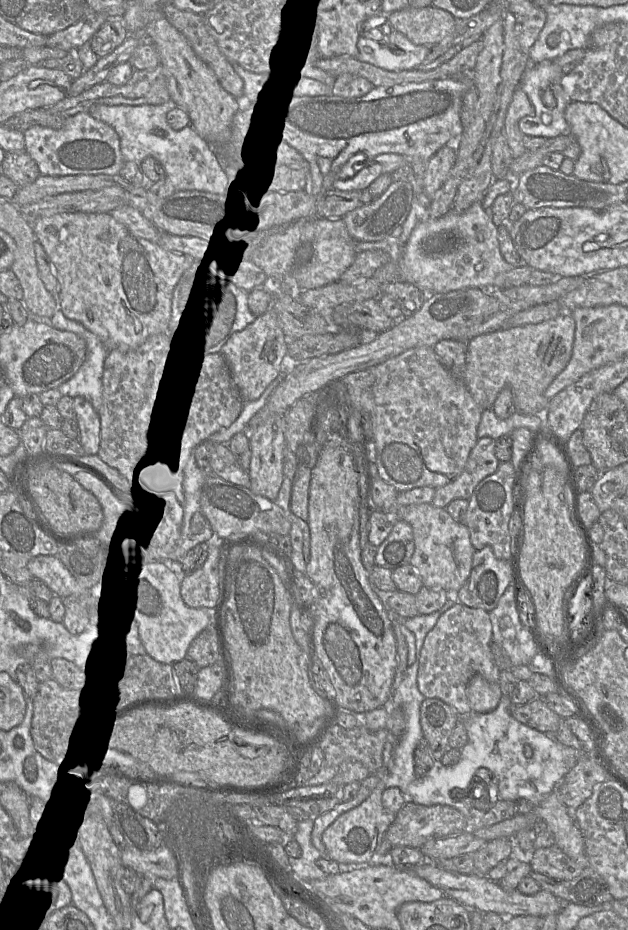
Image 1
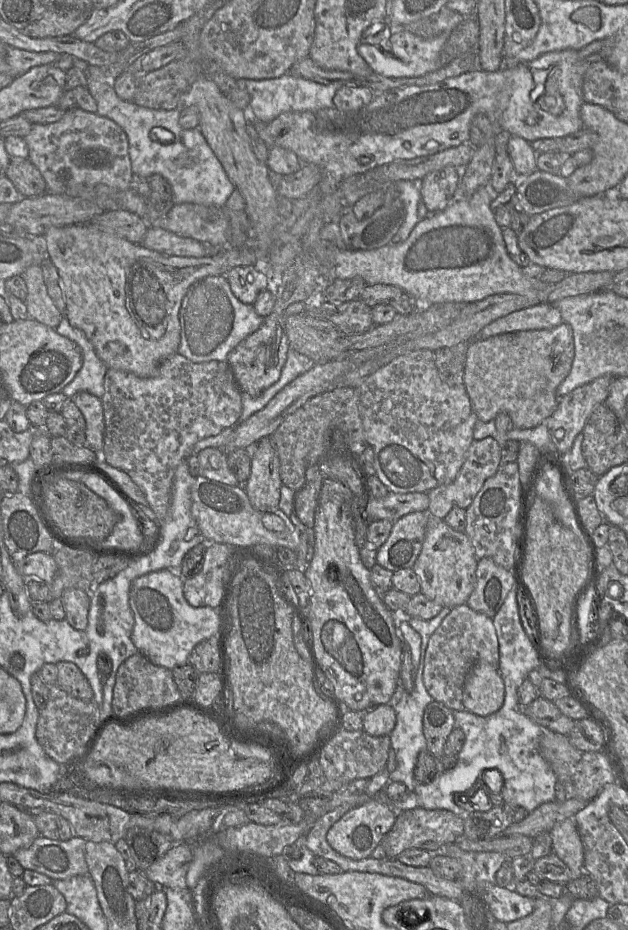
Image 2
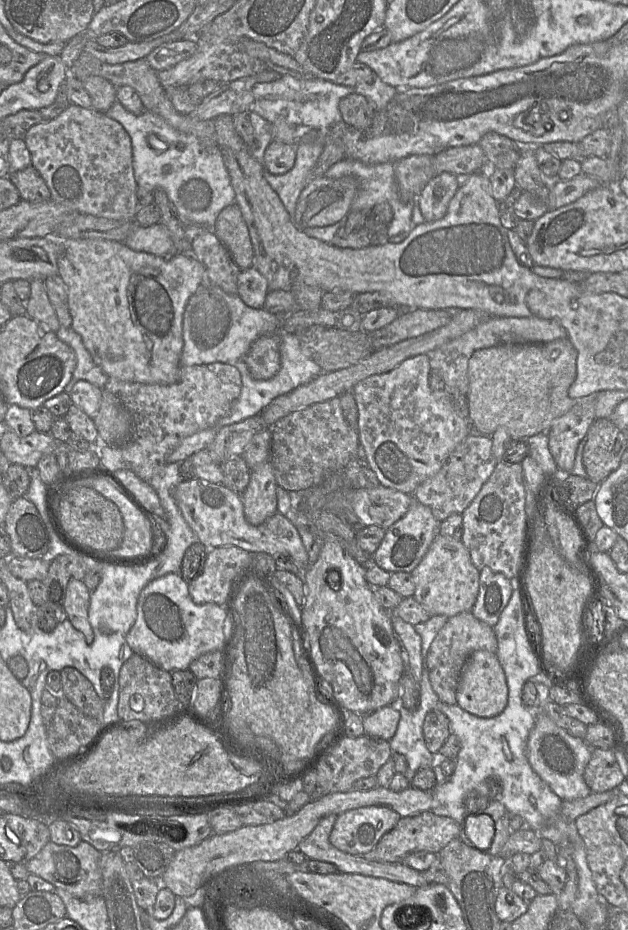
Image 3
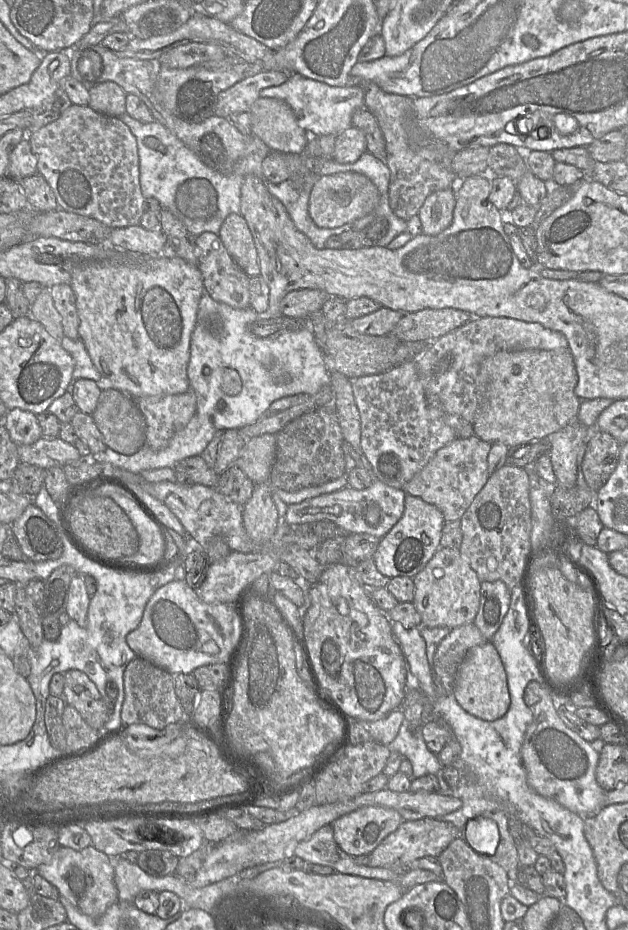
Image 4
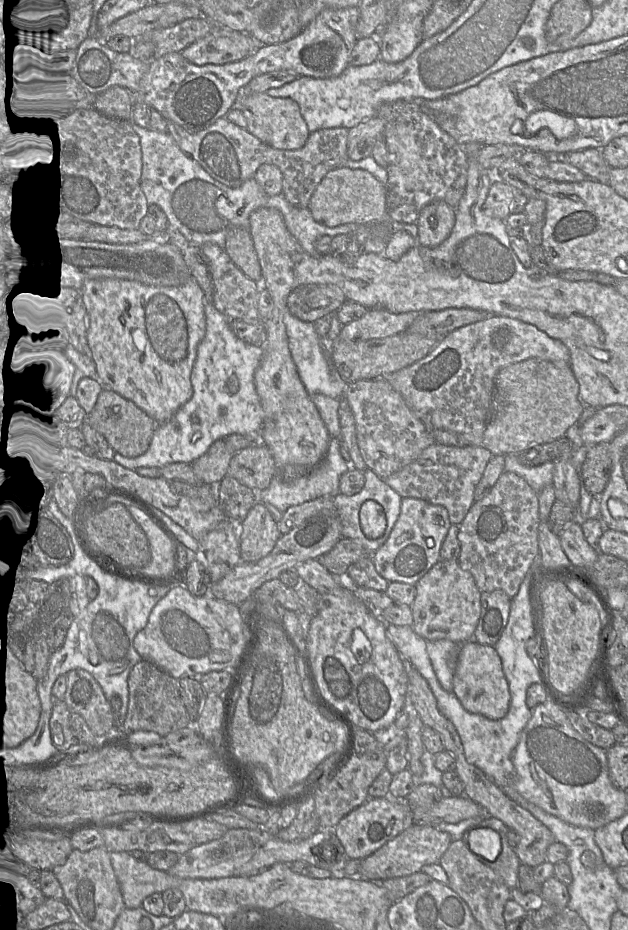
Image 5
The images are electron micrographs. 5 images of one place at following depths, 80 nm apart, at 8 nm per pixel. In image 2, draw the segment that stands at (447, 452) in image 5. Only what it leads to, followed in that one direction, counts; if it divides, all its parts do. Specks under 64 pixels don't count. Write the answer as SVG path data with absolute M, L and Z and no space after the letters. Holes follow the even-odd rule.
M486 437L482 440L473 440L455 480L450 484L441 485L428 492L430 500L428 512L437 518L445 519L447 514L454 507L467 509L484 482L497 472L499 466L500 446L498 442L492 437Z

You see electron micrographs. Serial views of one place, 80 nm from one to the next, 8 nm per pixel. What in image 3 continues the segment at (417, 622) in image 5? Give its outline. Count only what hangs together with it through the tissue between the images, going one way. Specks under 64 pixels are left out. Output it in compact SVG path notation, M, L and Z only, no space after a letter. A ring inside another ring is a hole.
M438 534L411 575L416 586L414 598L431 616L446 615L450 618L462 612L471 612L479 592L480 574L461 540Z

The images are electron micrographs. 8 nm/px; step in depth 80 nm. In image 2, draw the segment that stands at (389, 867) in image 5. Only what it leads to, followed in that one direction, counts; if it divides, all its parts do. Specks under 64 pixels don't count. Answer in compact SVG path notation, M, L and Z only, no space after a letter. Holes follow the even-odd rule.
M417 807L397 812L393 827L382 838L380 844L386 852L387 858L396 858L406 849L424 849L431 853L438 853L447 845L453 844L463 835L464 821L451 811L444 809L425 809Z

